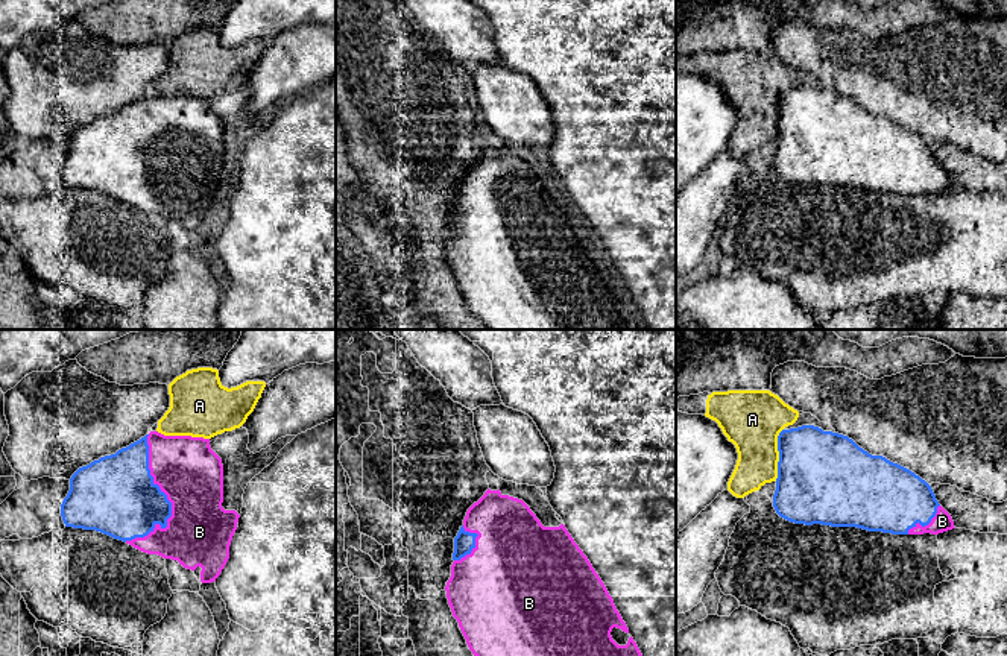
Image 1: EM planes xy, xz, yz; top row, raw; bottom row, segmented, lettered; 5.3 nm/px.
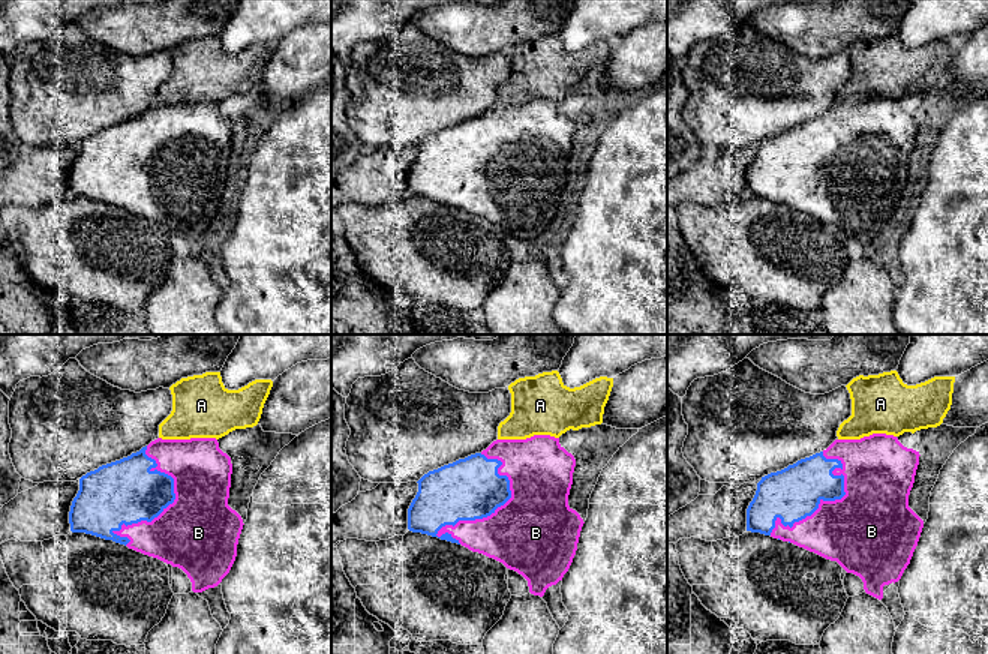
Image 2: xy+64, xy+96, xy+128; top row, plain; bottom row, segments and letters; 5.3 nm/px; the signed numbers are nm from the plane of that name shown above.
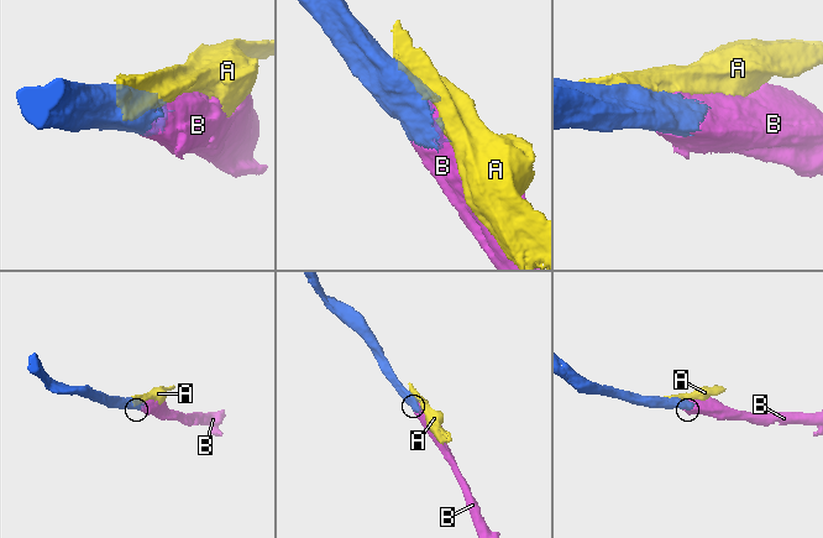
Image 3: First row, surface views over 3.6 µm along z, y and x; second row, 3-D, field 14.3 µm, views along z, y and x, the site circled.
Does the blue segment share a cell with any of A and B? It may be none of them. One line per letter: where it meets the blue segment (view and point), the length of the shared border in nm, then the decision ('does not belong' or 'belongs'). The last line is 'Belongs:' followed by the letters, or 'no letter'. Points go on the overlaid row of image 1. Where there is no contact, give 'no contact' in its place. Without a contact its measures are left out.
A: yz (779, 454) | 280 nm | does not belong
B: xy (169, 501) | 600 nm | belongs
Belongs: B

